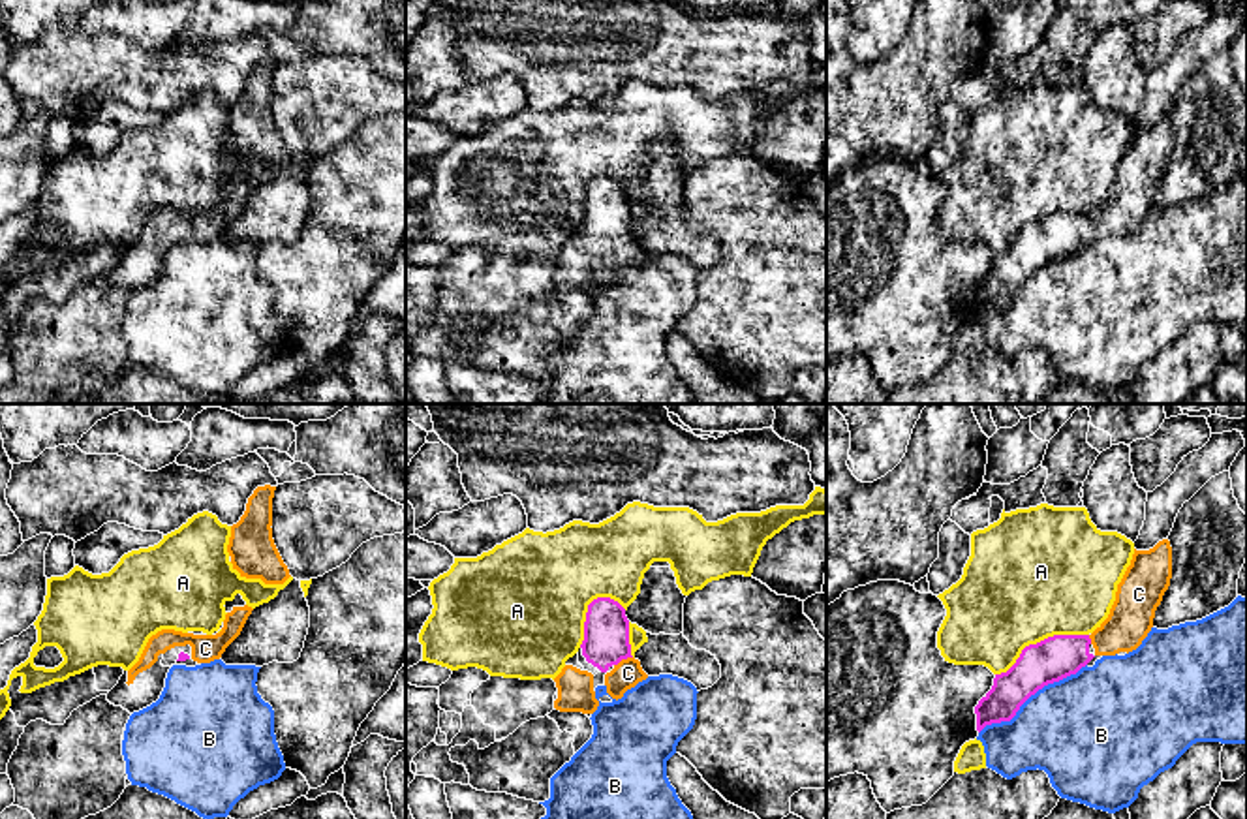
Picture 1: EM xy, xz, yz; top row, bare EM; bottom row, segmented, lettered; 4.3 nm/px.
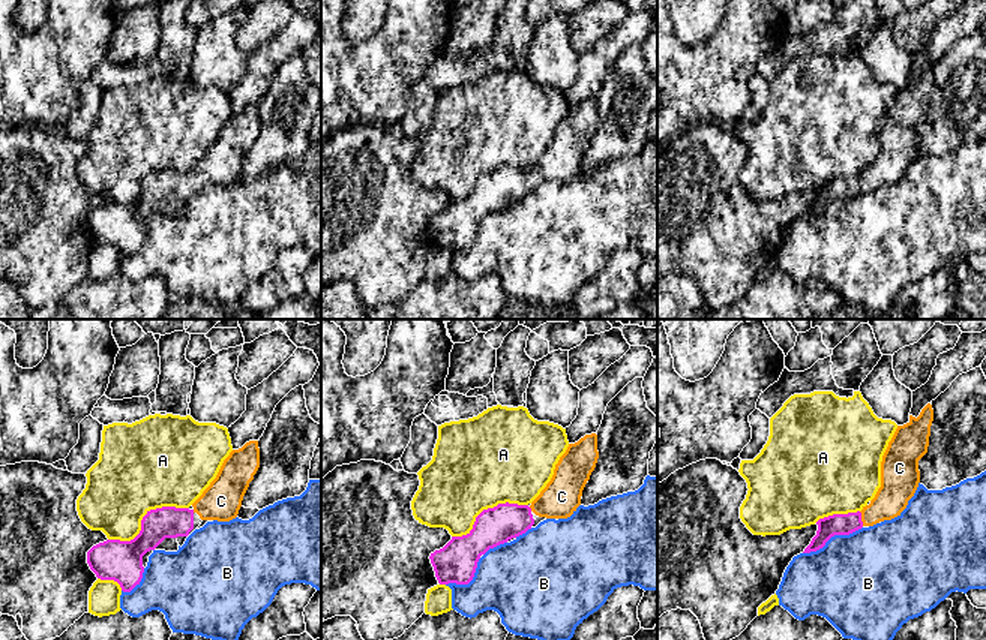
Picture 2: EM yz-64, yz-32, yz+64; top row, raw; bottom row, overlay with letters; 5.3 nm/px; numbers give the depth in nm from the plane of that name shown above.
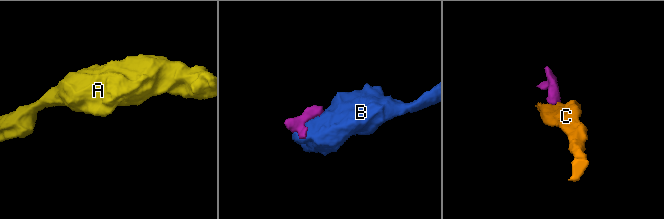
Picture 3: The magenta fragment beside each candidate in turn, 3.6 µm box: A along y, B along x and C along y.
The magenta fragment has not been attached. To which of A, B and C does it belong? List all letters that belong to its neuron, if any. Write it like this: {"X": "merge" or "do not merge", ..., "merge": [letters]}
{"A": "do not merge", "B": "do not merge", "C": "merge", "merge": ["C"]}

